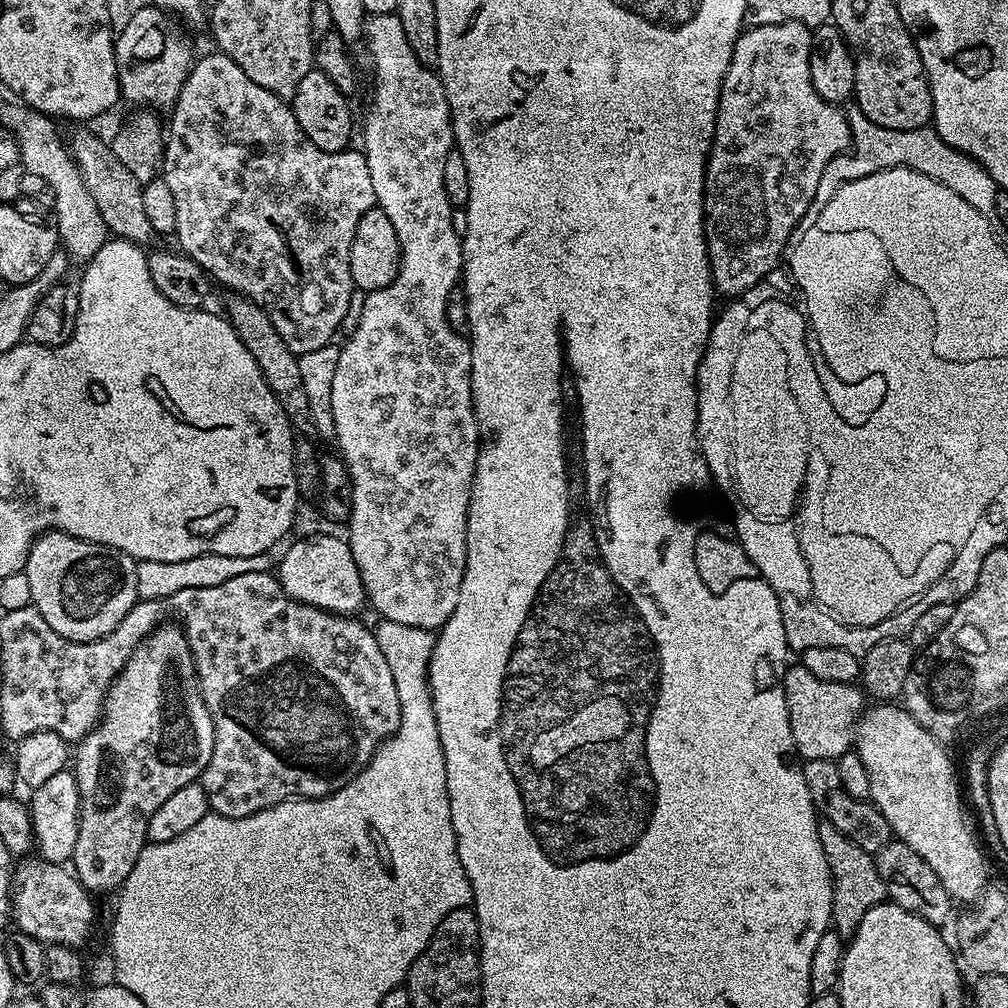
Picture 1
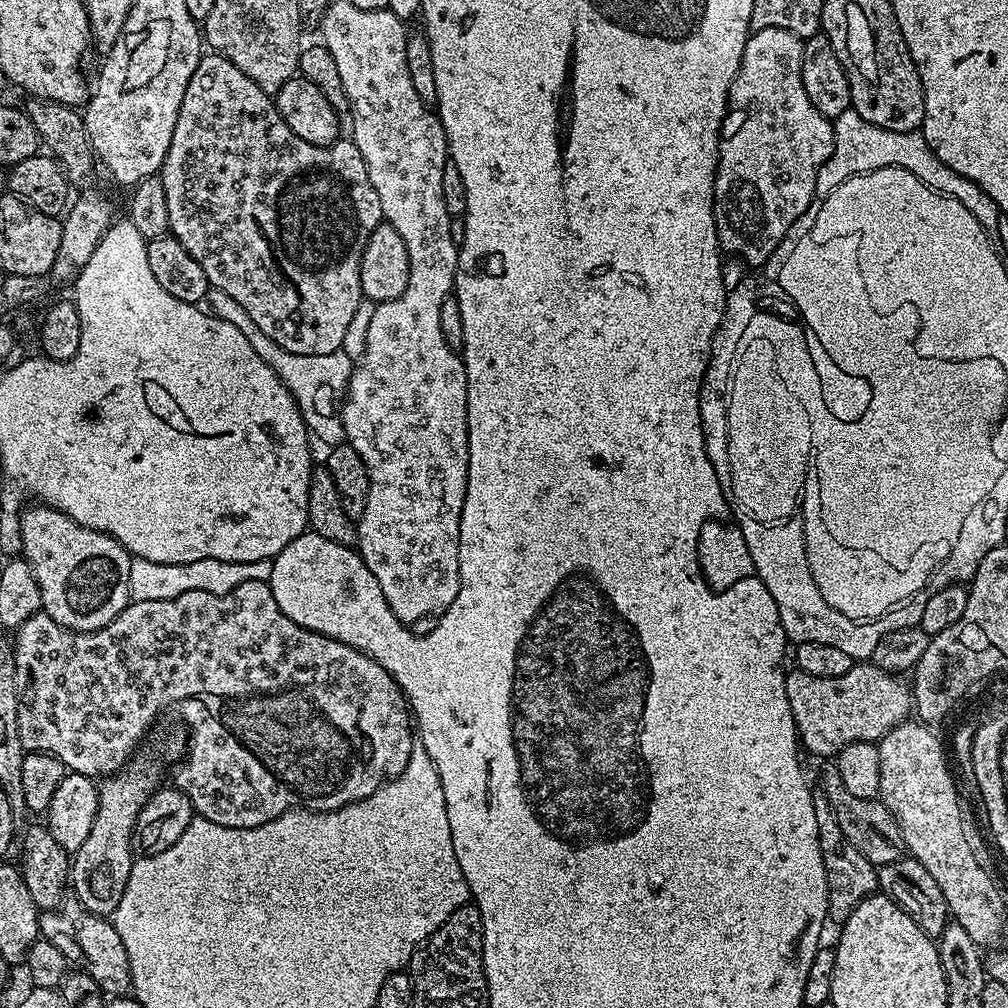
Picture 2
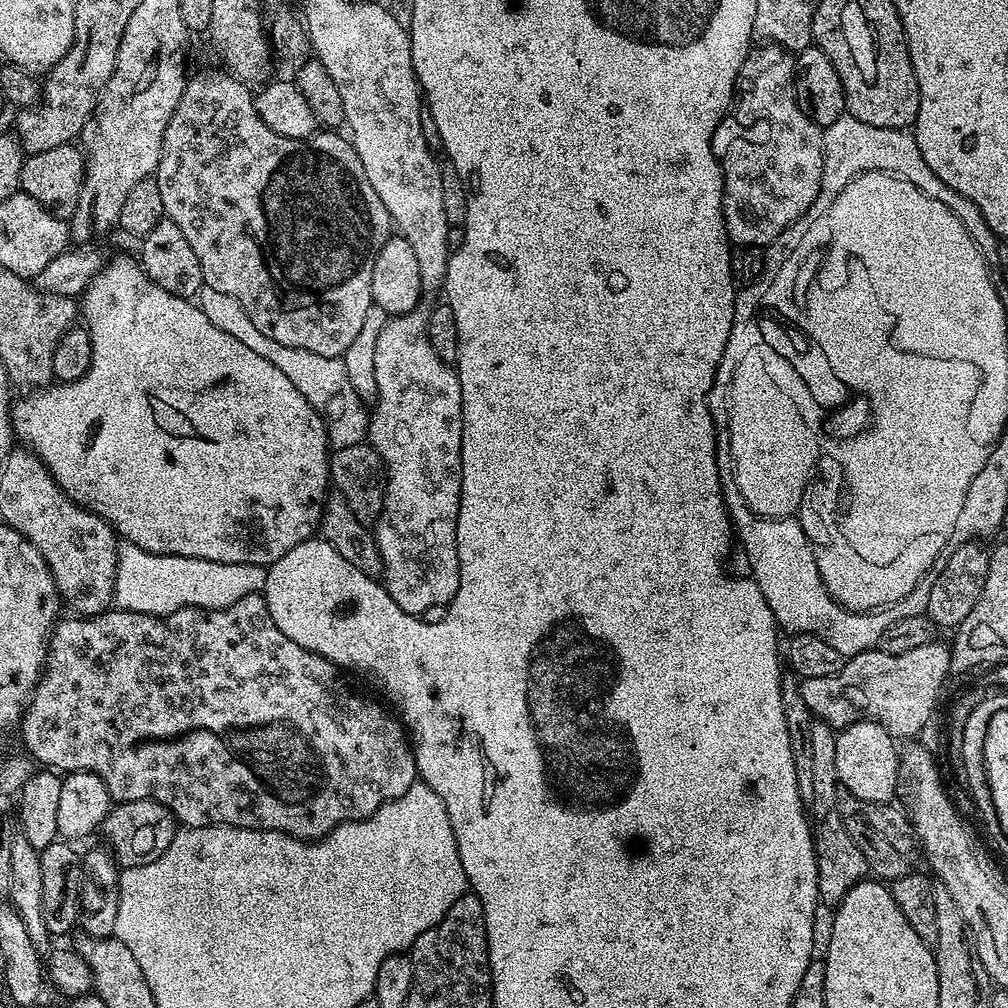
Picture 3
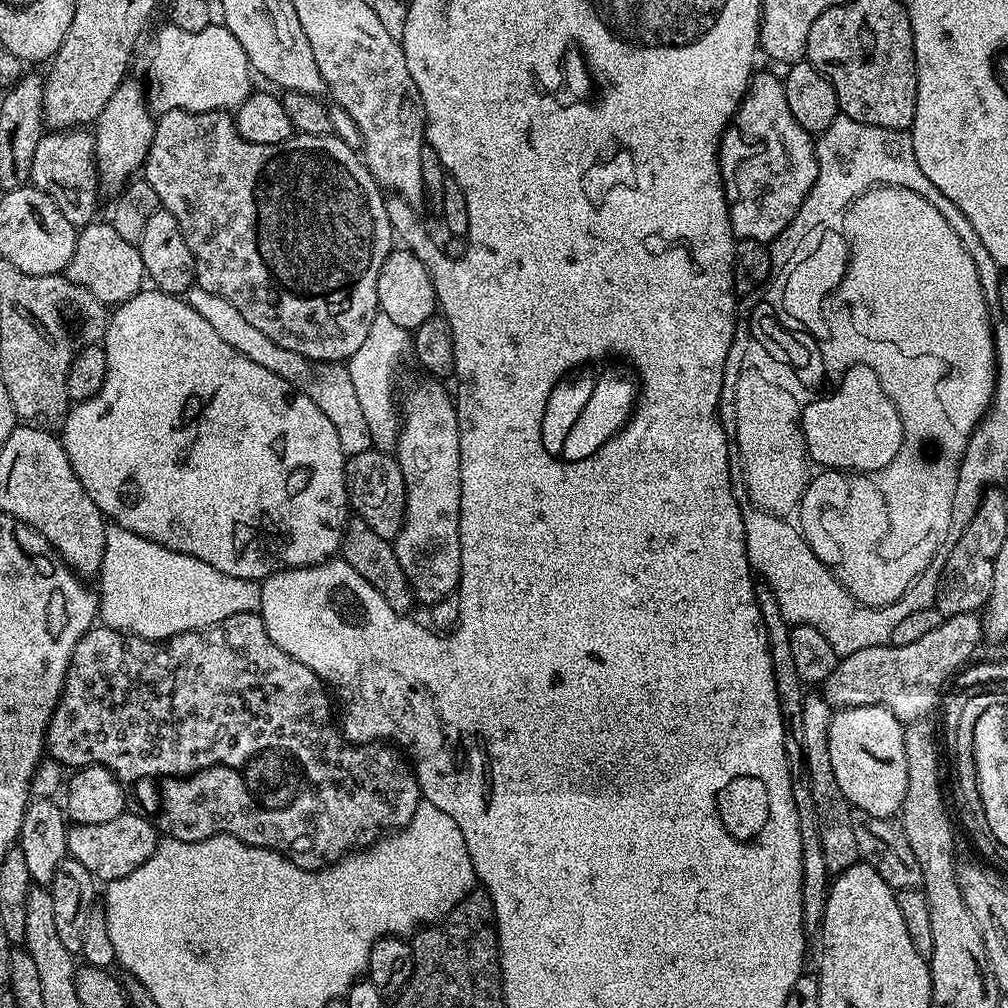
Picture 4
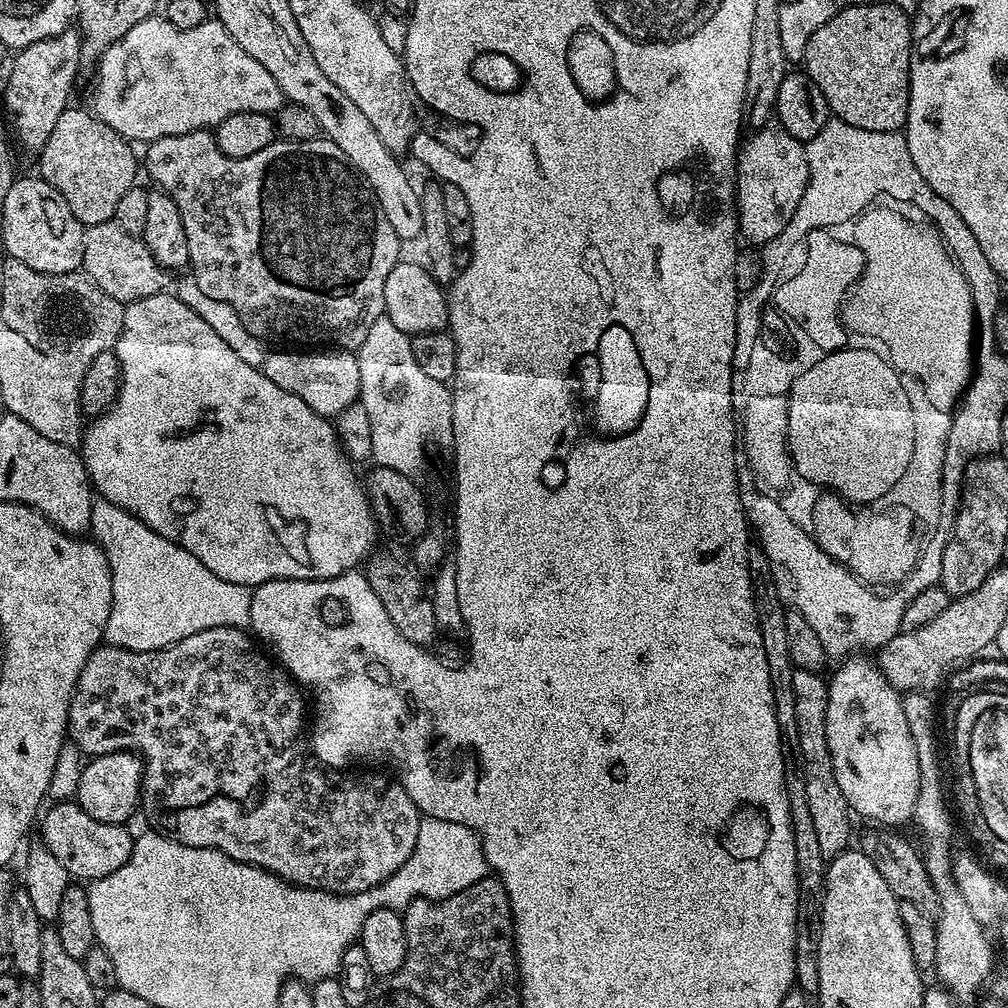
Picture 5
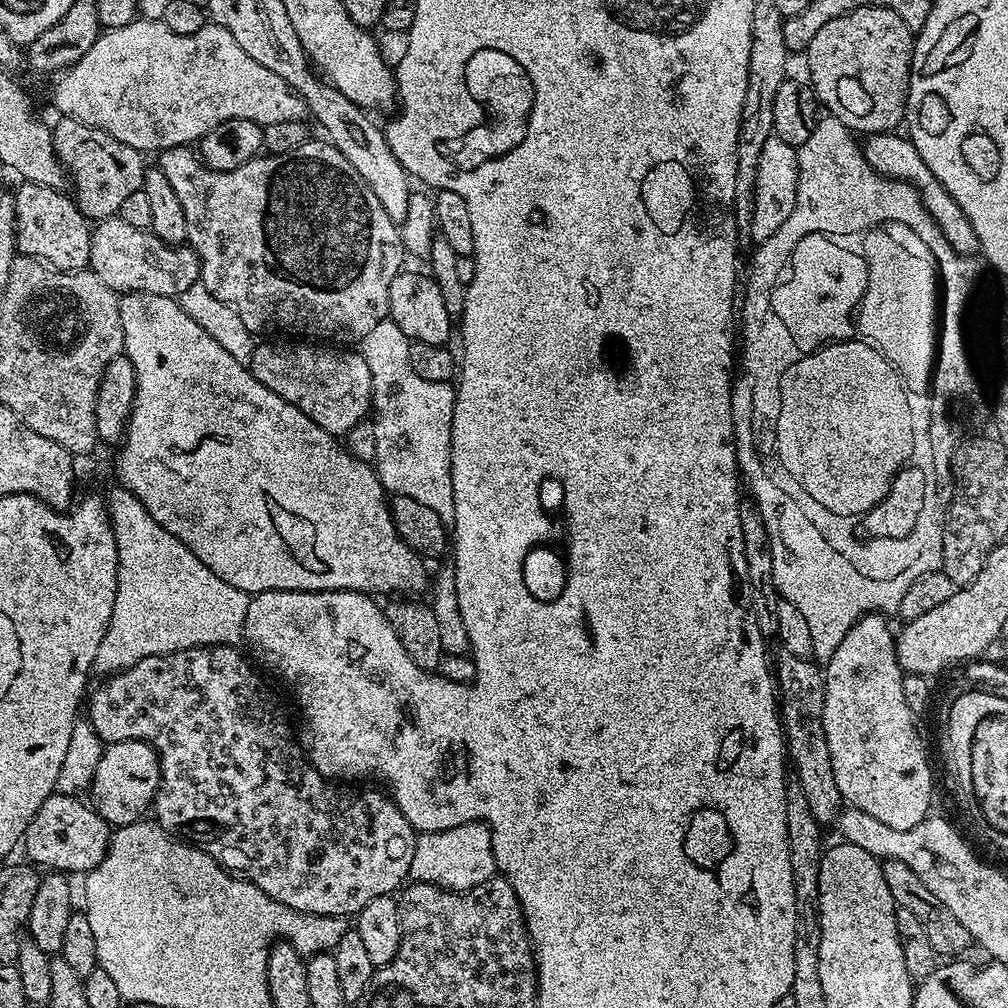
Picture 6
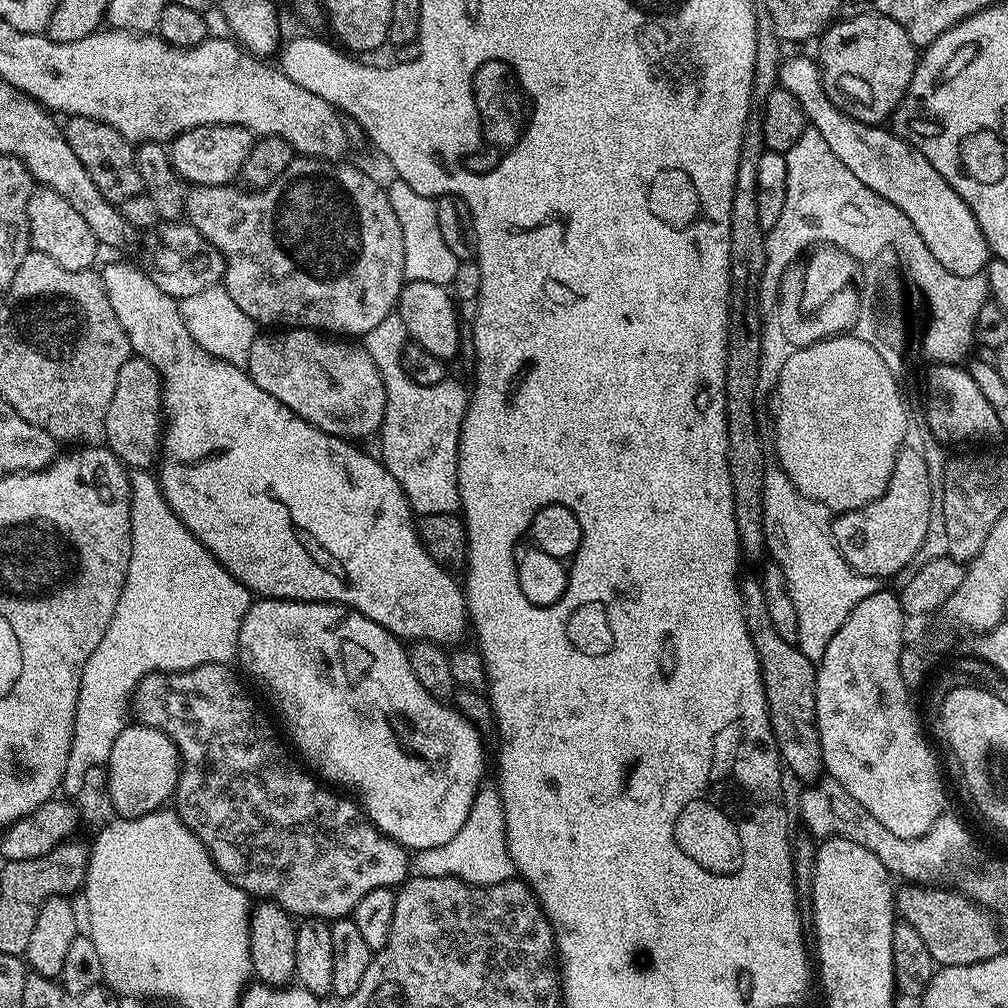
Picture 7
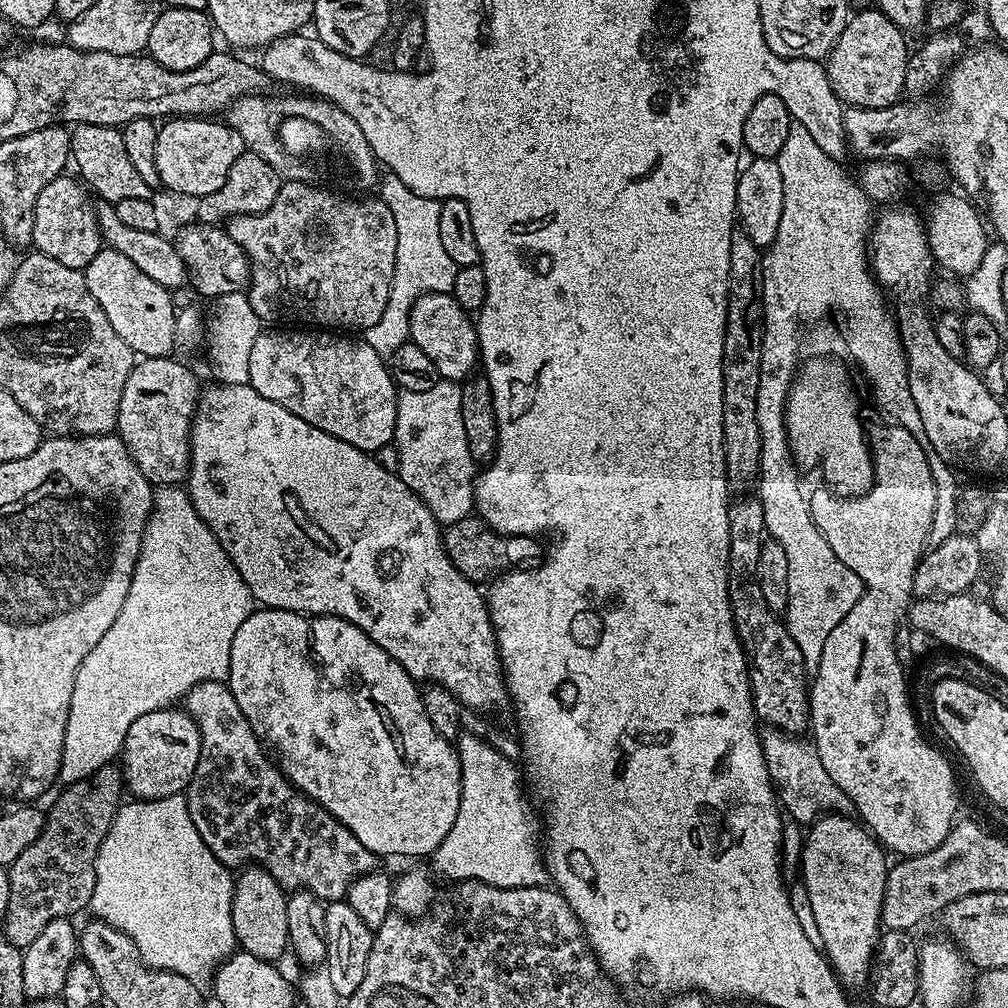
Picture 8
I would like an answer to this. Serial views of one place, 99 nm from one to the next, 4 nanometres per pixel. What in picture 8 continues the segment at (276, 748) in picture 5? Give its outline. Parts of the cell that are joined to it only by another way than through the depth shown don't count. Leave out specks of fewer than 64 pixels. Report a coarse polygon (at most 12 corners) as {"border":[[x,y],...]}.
{"border":[[222,680],[200,731],[190,822],[229,870],[325,902],[377,867],[298,791]]}

